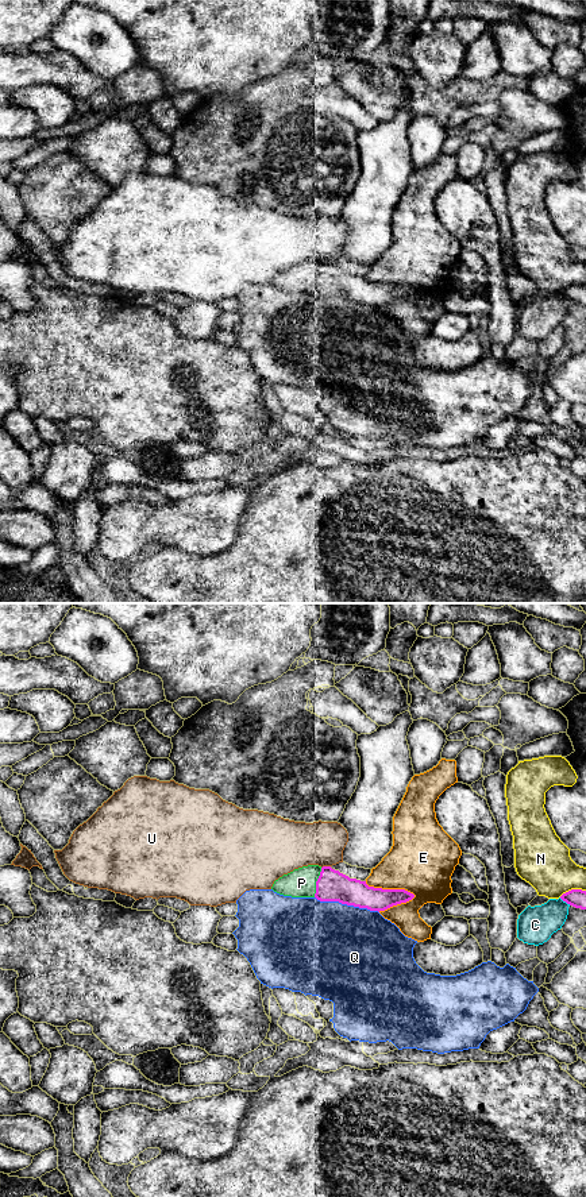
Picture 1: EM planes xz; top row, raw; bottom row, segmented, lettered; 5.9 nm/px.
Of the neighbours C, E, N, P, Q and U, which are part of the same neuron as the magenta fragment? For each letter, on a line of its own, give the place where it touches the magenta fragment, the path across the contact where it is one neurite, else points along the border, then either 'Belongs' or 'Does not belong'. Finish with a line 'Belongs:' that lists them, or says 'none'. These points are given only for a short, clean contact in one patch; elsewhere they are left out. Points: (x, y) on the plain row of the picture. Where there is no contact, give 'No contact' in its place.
C: Touches magenta at xz (565, 296). Does not belong
E: Touches magenta at xz (390, 285). Does not belong
N: Touches magenta at xz (571, 285). Does not belong
P: Touches magenta at xz (316, 278). Belongs
Q: Touches magenta at xz (347, 300). Does not belong
U: Touches magenta at xz (326, 262). Does not belong
Belongs: P

